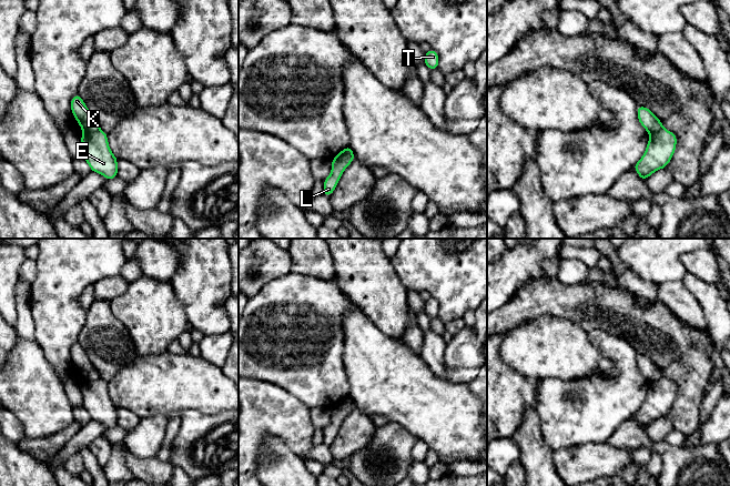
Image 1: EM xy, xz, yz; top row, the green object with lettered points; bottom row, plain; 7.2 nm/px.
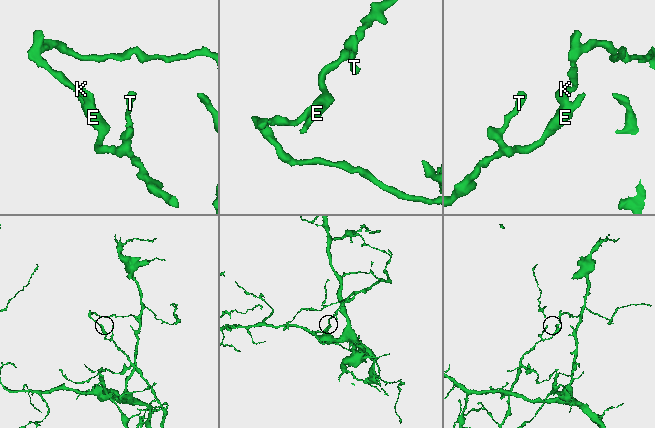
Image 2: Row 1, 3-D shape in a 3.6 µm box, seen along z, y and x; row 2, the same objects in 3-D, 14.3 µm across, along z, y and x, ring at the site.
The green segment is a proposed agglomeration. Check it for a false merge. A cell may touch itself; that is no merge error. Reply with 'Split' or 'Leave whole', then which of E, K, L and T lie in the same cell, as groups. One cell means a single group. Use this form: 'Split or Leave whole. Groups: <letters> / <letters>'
Split. Groups: E L T / K

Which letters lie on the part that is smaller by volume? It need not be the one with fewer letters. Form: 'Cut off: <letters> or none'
Cut off: E, L, T

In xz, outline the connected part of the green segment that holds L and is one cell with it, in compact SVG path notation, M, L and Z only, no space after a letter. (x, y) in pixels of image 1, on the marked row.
M349 155L345 158L339 159L332 159L332 170L331 174L323 181L324 188L323 188L323 194L326 196L331 196L331 194L335 191L336 185L345 171L345 169L353 162L355 159L355 155Z

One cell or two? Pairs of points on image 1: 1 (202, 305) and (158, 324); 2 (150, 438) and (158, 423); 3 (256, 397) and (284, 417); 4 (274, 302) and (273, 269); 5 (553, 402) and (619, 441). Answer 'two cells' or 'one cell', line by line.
1: two cells
2: one cell
3: one cell
4: two cells
5: two cells

